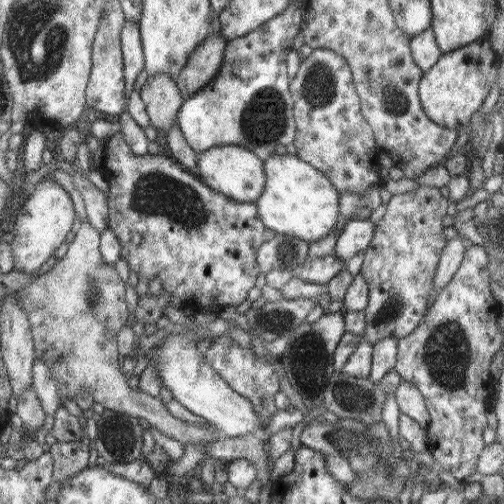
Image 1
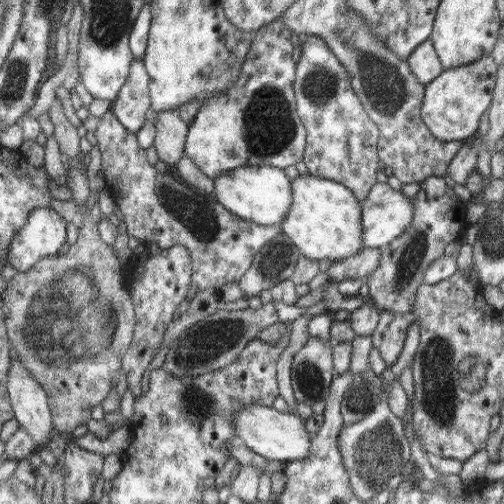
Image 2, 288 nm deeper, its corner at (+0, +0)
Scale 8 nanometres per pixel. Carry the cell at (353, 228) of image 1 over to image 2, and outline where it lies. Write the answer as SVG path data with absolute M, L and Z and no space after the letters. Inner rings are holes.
M377 182L361 202L361 244L363 248L383 248L403 236L413 222L413 202L389 184Z

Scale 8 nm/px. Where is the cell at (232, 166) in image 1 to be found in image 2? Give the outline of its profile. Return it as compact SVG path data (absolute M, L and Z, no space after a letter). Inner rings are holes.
M237 166L233 170L215 174L213 182L215 182L213 196L217 202L221 202L239 218L247 218L261 226L283 222L293 202L291 180L283 174L281 168L275 166Z

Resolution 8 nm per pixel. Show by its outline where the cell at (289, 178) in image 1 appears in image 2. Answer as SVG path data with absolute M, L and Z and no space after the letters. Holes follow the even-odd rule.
M313 174L307 176L297 176L295 180L291 180L291 188L293 188L293 202L289 206L287 218L283 222L279 222L281 232L287 234L287 238L291 238L291 242L303 252L303 258L349 258L351 254L357 254L363 250L363 240L361 240L361 202L357 200L357 196L347 190L347 186L339 184L339 182L331 182L329 178L317 178Z

